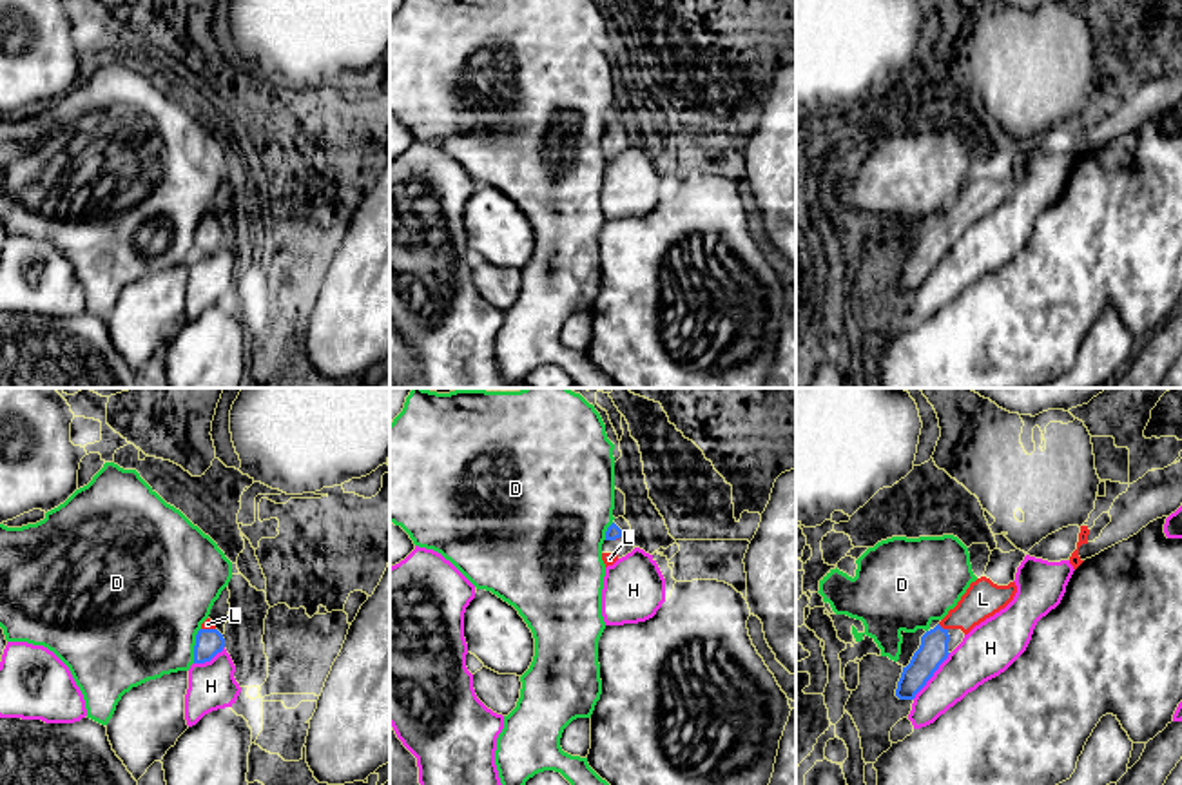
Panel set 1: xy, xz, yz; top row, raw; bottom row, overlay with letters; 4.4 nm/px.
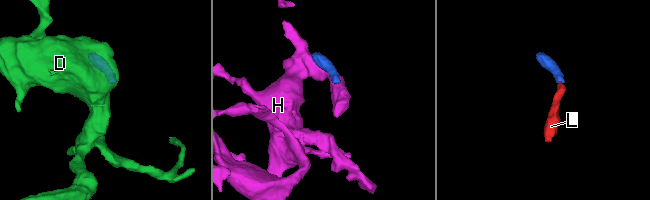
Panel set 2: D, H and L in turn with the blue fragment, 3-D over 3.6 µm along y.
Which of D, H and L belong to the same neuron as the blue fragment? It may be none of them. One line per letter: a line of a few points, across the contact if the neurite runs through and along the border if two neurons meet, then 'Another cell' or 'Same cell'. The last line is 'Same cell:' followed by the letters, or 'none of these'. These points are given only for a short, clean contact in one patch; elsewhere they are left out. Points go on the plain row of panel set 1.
D: Another cell
H: Another cell
L: Line: yz (932, 245), (941, 222), (967, 209), (983, 193). Same cell
Same cell: L

